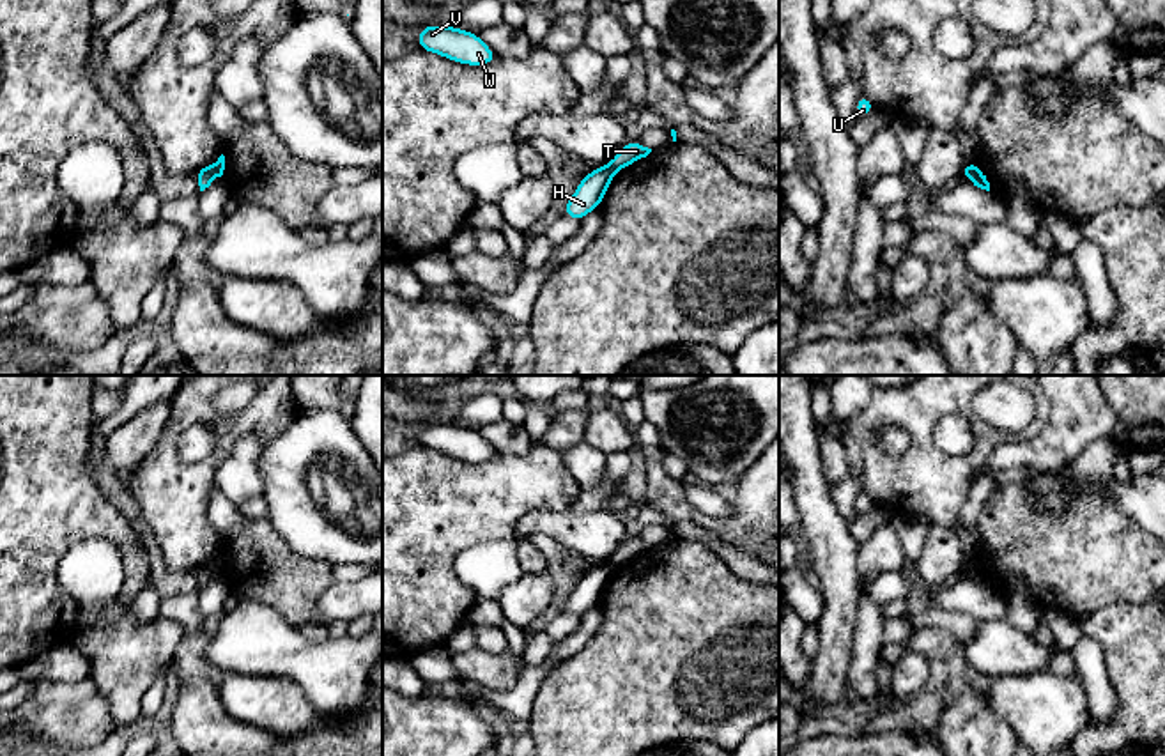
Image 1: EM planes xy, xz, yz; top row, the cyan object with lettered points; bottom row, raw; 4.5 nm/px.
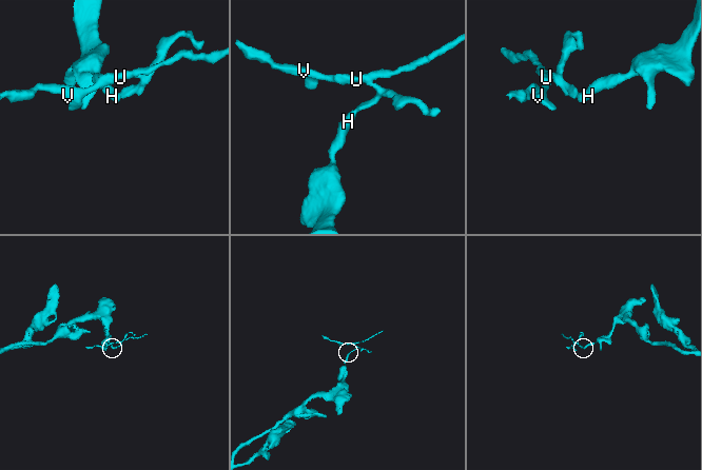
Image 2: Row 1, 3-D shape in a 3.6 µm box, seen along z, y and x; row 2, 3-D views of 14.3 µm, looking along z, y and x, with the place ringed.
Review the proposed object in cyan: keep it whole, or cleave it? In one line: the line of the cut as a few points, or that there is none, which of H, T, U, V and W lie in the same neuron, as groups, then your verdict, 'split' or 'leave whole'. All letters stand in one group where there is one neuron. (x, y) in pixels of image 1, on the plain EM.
cut in xy along (209, 562), (216, 572); H / T U V W; split

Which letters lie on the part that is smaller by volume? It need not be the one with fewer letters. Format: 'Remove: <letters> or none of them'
Remove: T, U, V, W

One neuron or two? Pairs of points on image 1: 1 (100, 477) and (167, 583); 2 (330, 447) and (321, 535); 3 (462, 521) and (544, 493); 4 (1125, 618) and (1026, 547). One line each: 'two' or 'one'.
1: one
2: one
3: one
4: two

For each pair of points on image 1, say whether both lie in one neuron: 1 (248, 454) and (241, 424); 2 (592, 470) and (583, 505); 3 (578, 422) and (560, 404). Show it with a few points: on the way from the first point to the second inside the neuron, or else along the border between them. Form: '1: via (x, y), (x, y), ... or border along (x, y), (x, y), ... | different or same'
1: border along (259, 432), (246, 431), (218, 466) | different
2: border along (606, 455), (604, 480), (597, 487), (581, 491) | different
3: border along (586, 409), (565, 409), (555, 415) | different

